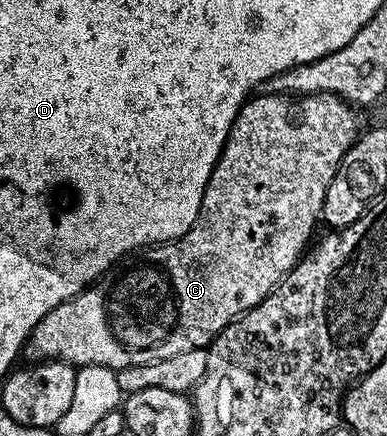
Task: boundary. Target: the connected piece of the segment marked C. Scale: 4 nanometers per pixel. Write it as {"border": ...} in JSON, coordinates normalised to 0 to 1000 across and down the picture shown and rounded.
{"border":[[[705,211],[669,213],[649,222],[620,248],[610,275],[584,314],[584,328],[574,353],[553,381],[548,404],[527,431],[527,450],[517,468],[512,500],[501,518],[473,546],[452,546],[447,555],[424,555],[390,562],[344,587],[302,603],[274,622],[238,656],[225,656],[196,679],[165,688],[145,706],[134,706],[93,743],[93,752],[67,778],[65,810],[80,812],[88,826],[158,826],[178,830],[183,839],[266,839],[289,851],[310,851],[351,835],[382,835],[403,826],[434,826],[434,817],[455,817],[455,807],[486,807],[488,803],[519,803],[540,796],[574,755],[605,732],[649,711],[672,688],[690,683],[716,661],[721,647],[770,608],[786,576],[804,562],[801,544],[811,537],[811,516],[824,516],[832,495],[837,450],[848,440],[848,422],[858,422],[858,404],[868,404],[879,367],[889,349],[922,321],[930,305],[917,245],[871,216],[786,216],[762,220],[755,216],[713,216]]]}

